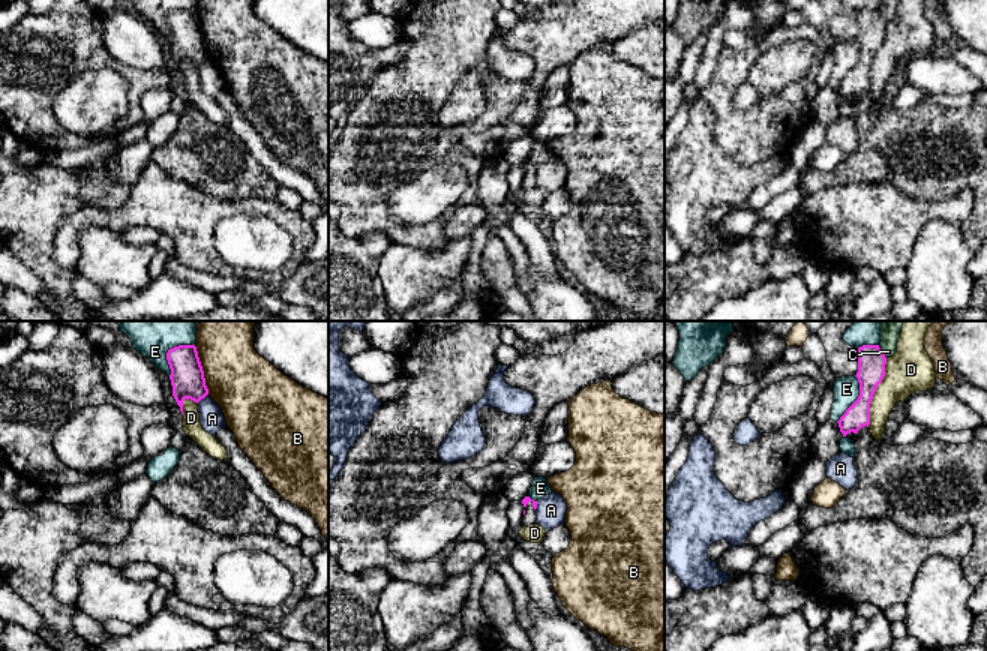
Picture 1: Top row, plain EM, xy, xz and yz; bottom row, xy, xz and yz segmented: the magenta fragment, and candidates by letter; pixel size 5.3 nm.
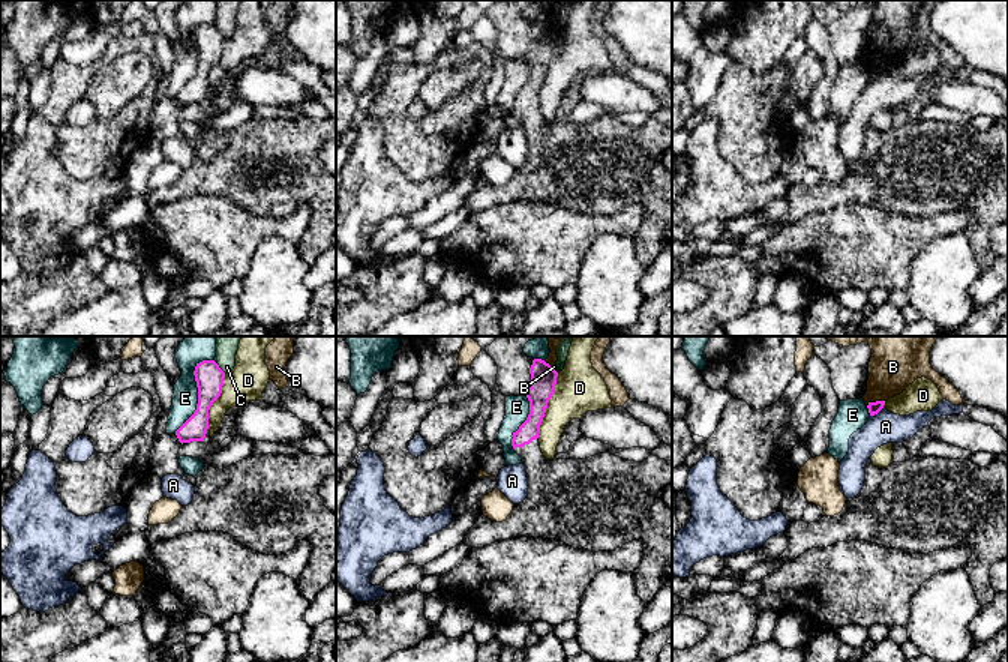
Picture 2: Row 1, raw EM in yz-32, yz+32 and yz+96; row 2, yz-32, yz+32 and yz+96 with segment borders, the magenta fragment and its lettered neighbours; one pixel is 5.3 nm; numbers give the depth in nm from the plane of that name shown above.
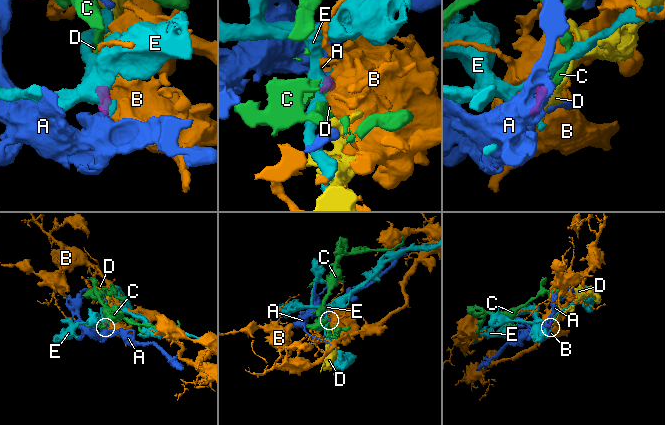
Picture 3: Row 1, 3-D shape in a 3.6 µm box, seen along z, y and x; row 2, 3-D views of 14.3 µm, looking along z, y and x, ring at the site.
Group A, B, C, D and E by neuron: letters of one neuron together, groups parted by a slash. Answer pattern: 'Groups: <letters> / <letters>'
Groups: A / B / C / D / E

